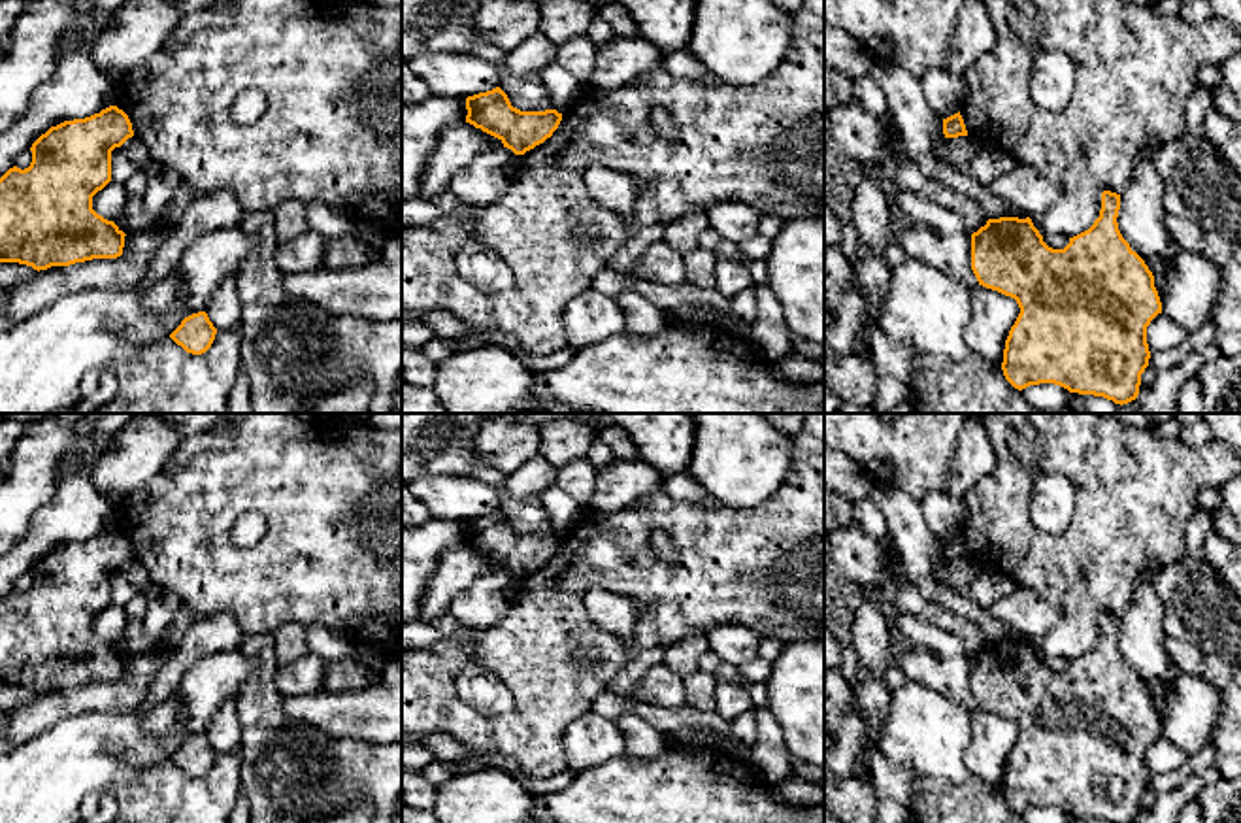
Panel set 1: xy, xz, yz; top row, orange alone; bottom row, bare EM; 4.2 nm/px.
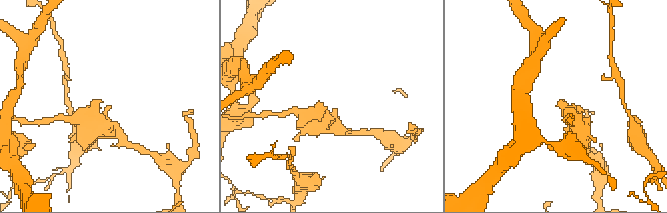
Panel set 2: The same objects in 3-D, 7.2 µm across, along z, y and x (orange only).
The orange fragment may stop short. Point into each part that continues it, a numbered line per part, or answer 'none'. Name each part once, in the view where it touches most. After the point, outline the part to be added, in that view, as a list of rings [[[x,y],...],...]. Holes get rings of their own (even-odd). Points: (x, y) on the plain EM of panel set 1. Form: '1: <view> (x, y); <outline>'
none

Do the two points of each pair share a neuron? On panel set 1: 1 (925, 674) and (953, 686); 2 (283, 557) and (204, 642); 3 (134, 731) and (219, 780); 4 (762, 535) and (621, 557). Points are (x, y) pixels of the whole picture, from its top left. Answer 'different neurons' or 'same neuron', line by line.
1: same neuron
2: different neurons
3: different neurons
4: same neuron

